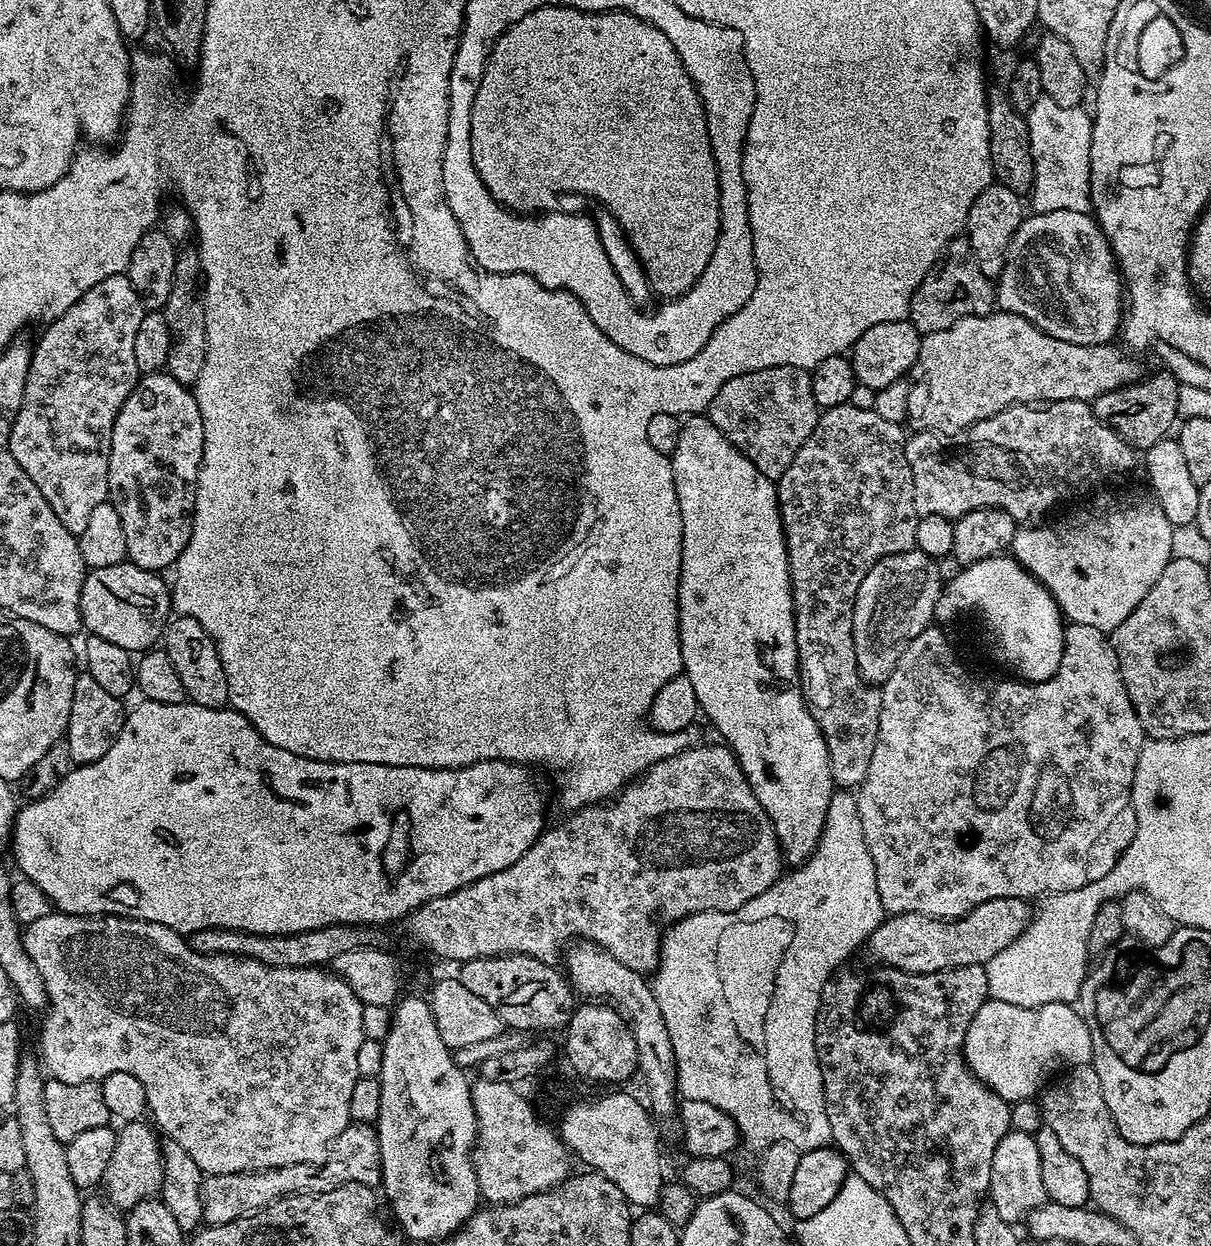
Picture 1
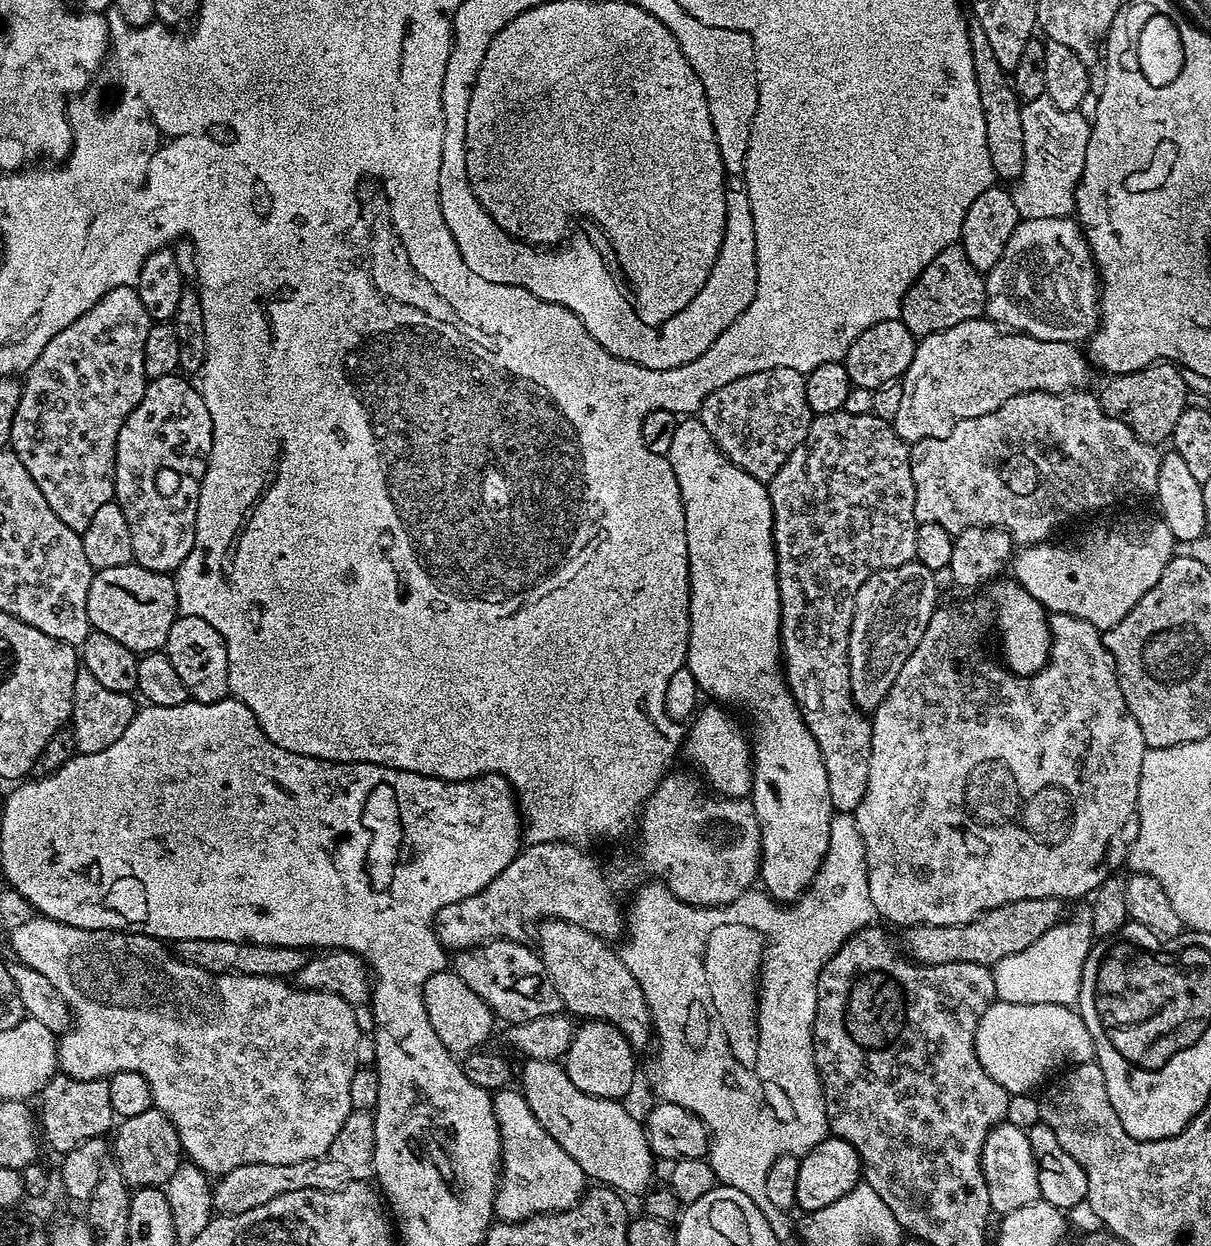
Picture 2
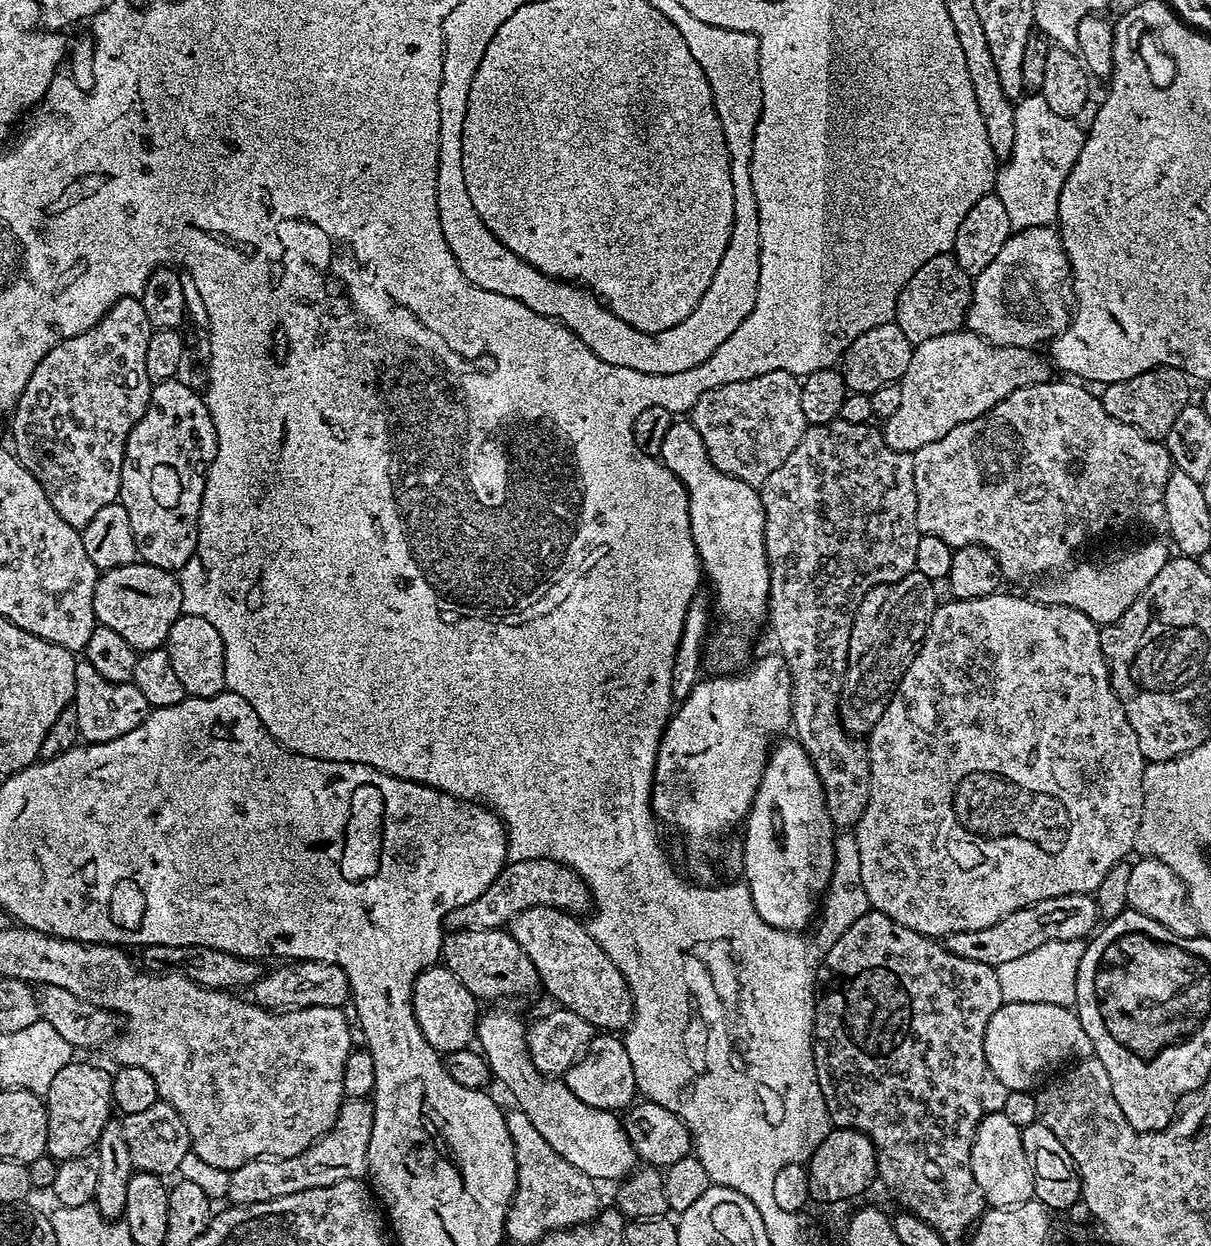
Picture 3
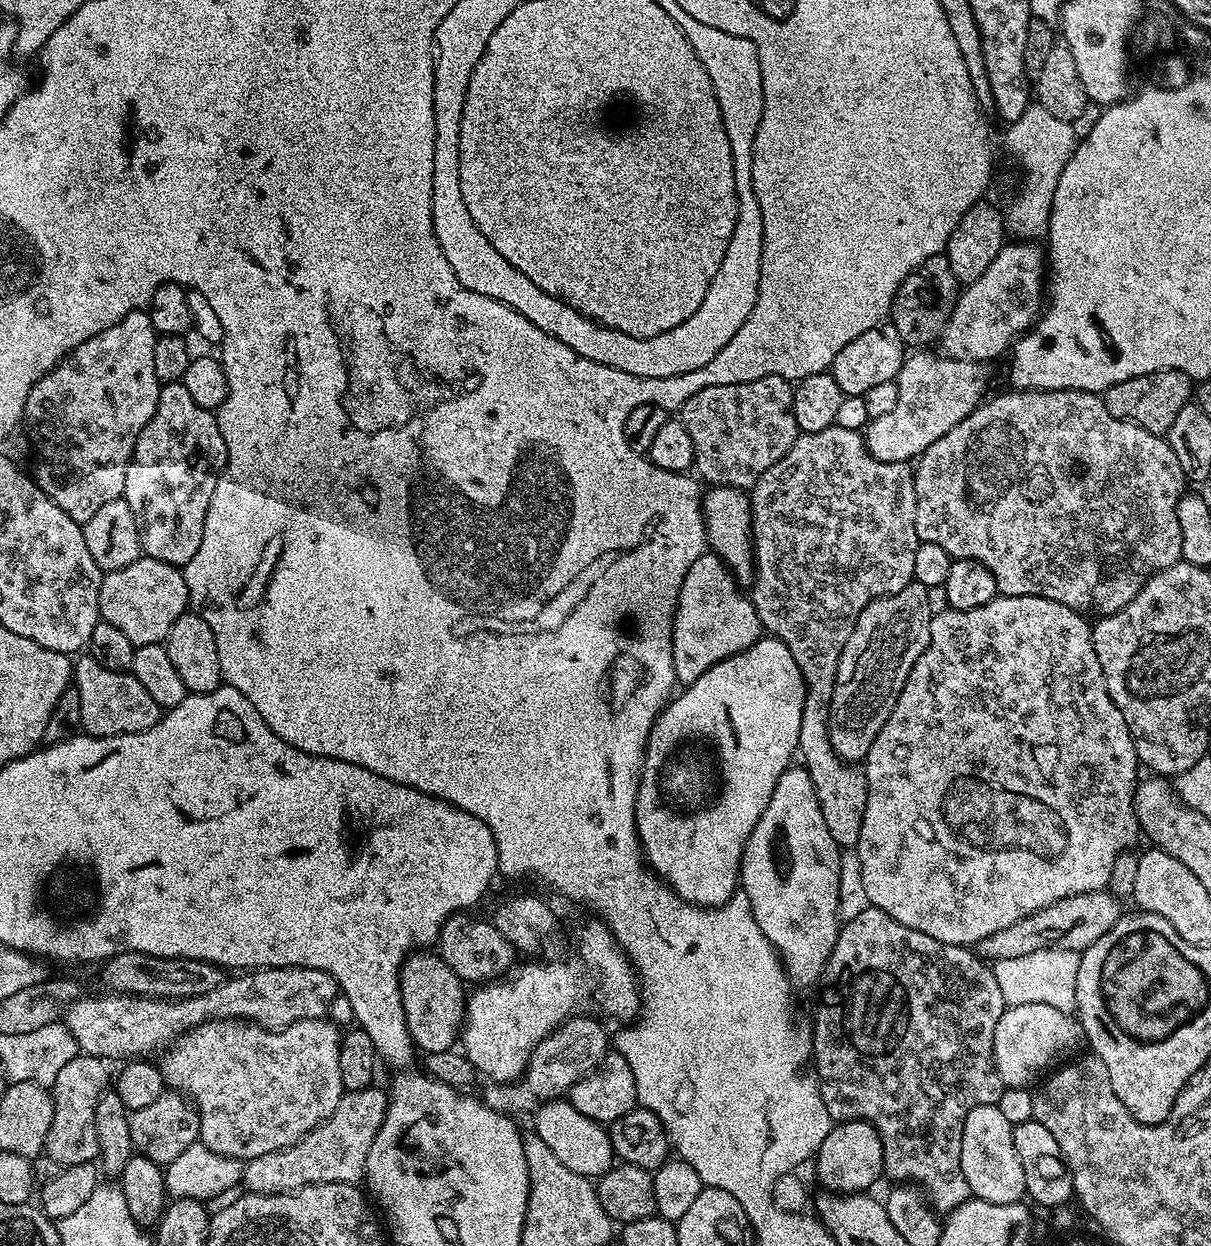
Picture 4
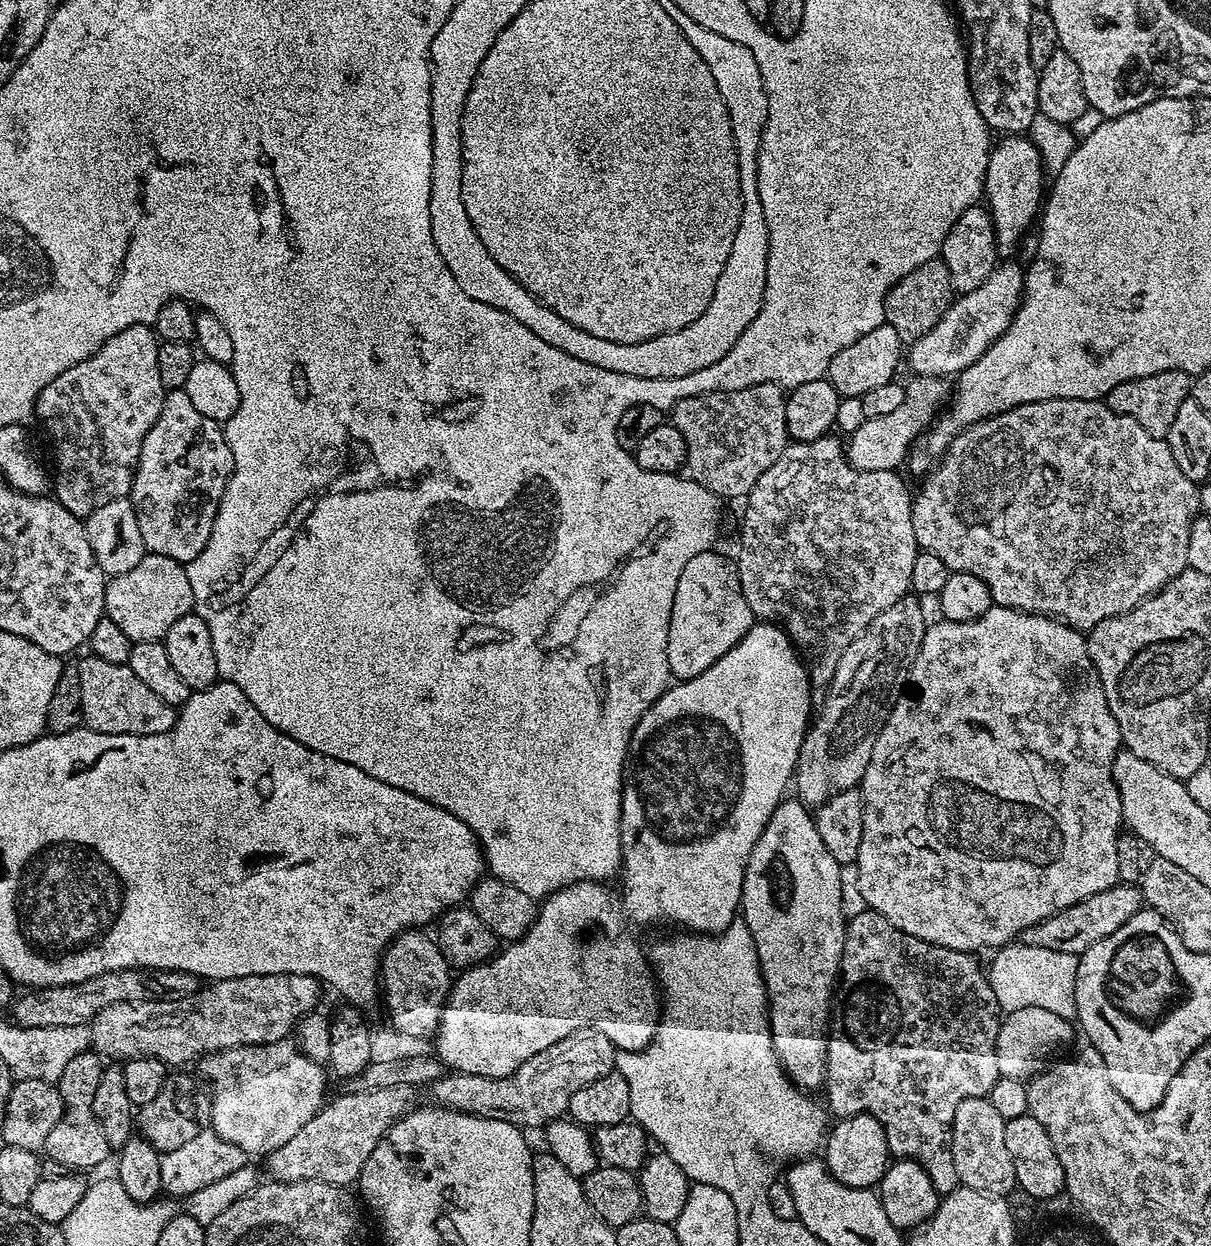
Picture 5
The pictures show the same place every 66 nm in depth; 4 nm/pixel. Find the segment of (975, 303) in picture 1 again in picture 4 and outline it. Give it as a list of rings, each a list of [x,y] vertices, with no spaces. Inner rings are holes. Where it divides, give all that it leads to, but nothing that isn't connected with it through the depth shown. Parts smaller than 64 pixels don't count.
[[[941,254],[922,262],[898,286],[898,294],[892,303],[890,322],[898,330],[905,346],[912,350],[924,350],[941,339],[956,300],[962,291],[960,279],[950,270],[947,255]]]

